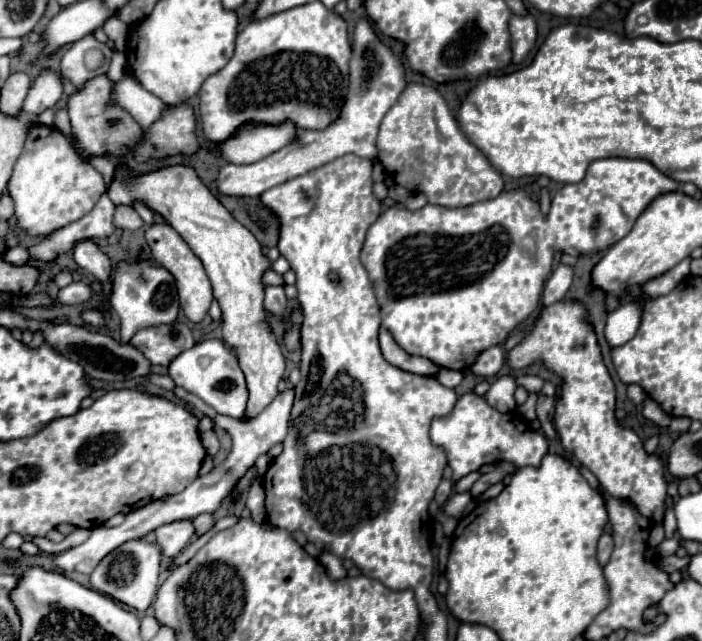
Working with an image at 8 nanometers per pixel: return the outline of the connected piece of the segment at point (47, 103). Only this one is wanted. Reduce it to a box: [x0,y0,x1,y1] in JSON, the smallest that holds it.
[24,69,62,115]

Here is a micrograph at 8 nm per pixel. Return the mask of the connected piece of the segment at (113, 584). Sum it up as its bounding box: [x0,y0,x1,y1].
[90,539,162,611]

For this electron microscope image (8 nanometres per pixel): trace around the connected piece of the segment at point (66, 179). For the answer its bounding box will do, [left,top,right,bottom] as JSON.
[8,125,106,235]

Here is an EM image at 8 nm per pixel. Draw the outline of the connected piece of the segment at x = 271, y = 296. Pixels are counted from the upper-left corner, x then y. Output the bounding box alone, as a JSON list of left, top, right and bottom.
[264,287,286,319]

